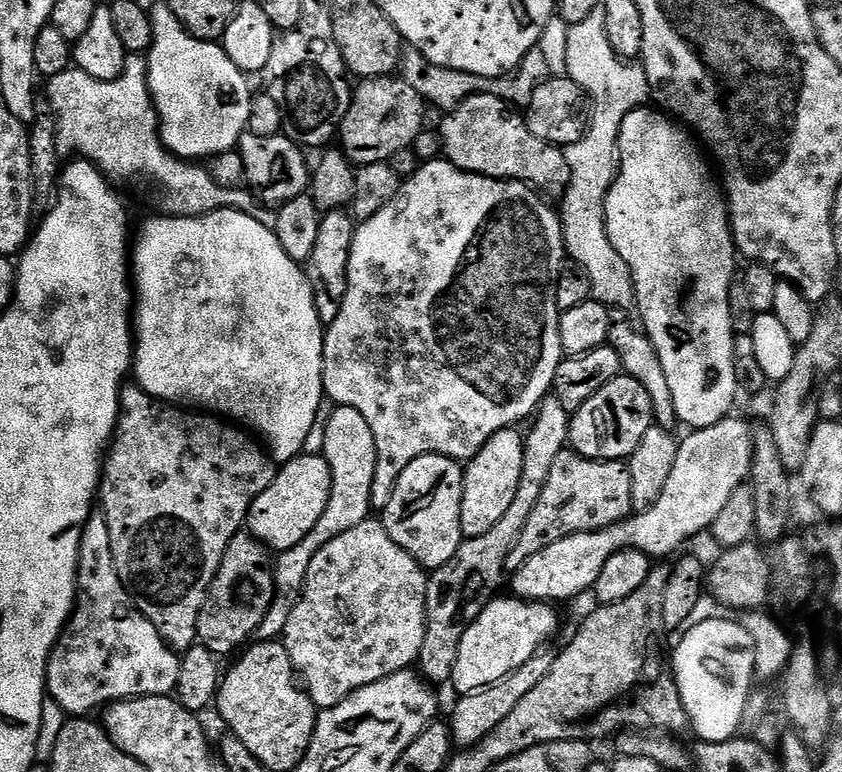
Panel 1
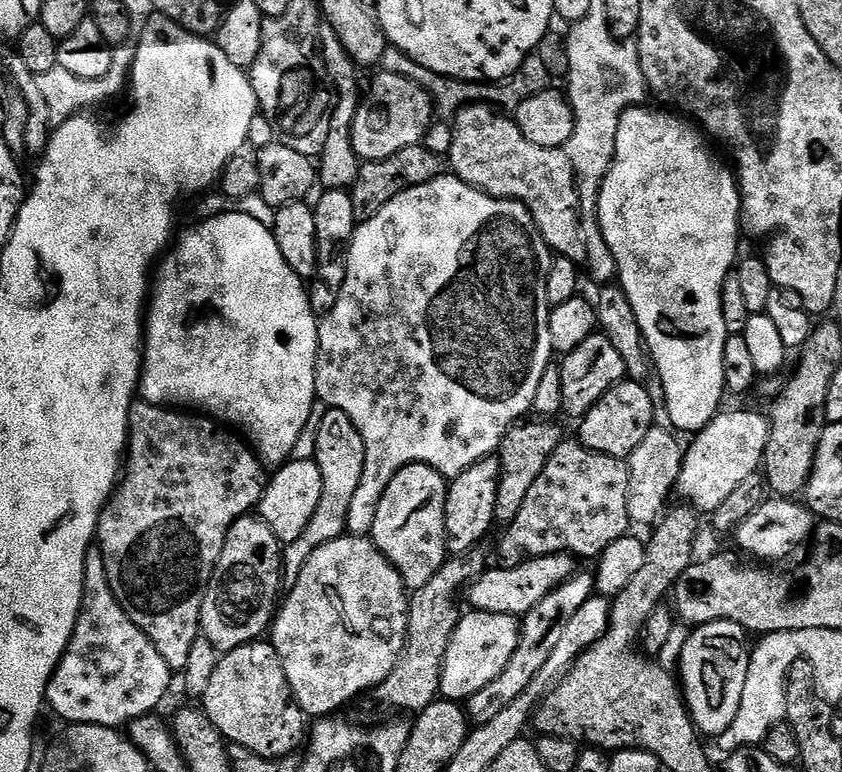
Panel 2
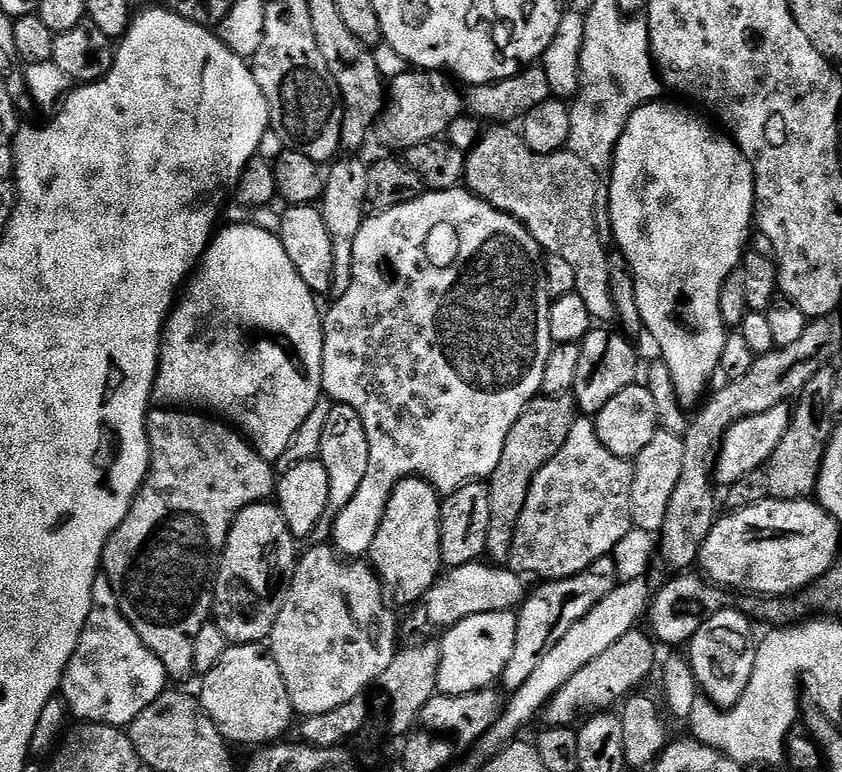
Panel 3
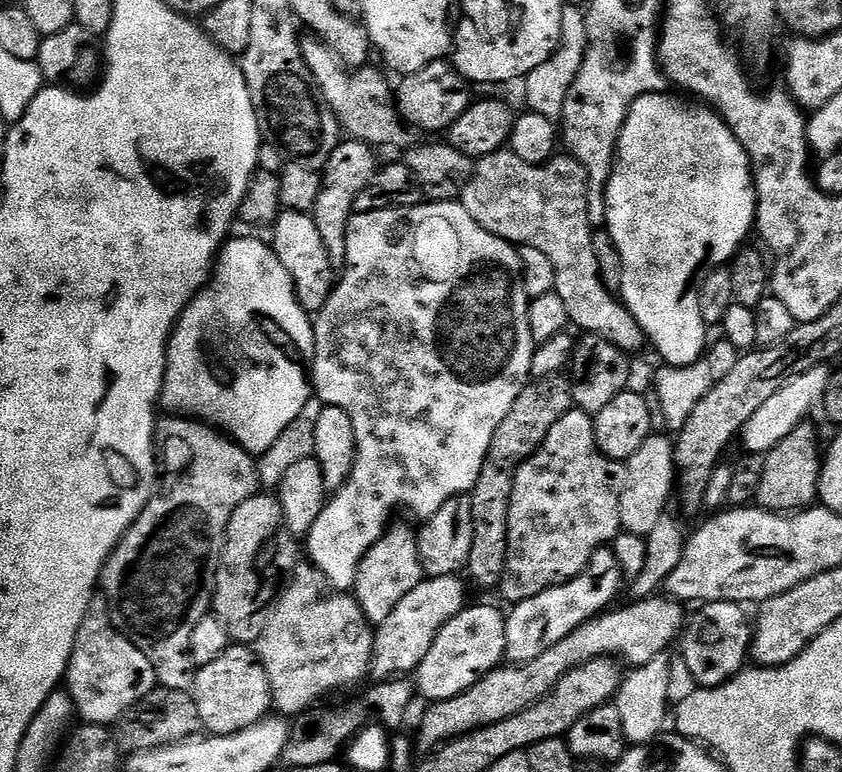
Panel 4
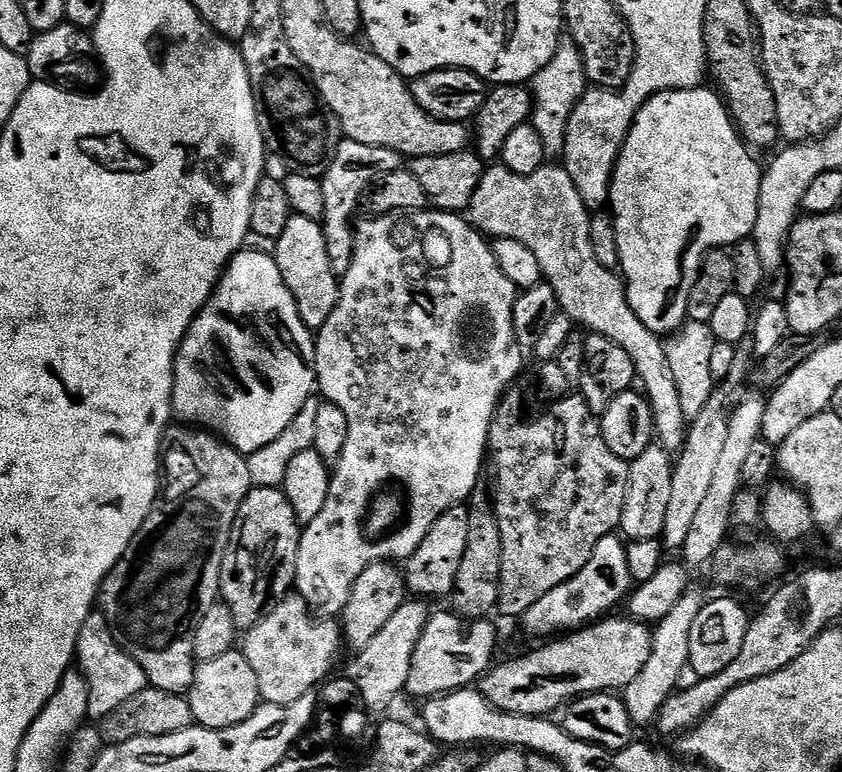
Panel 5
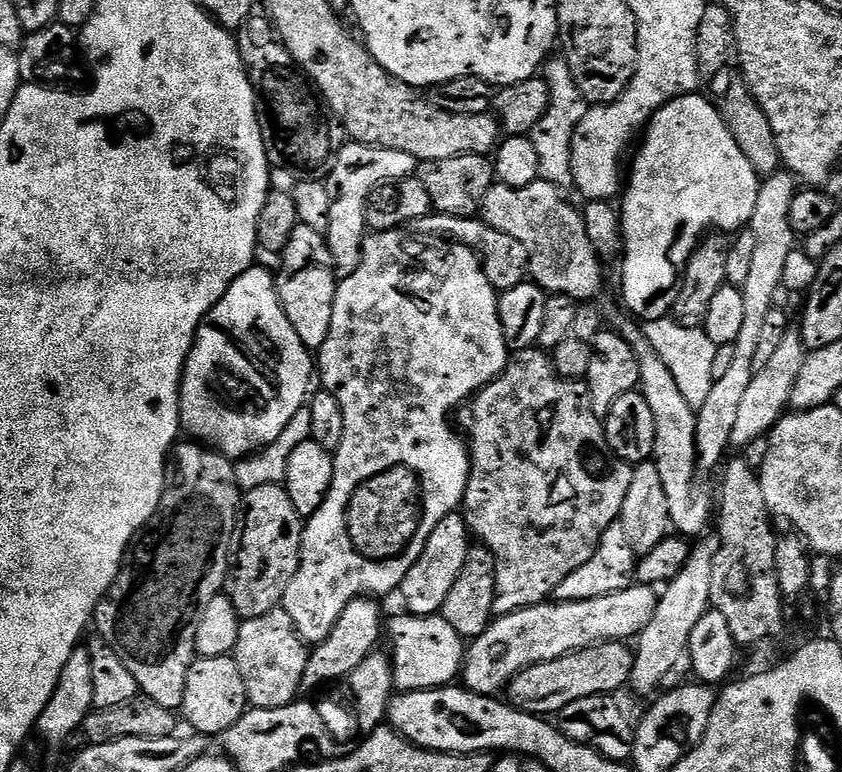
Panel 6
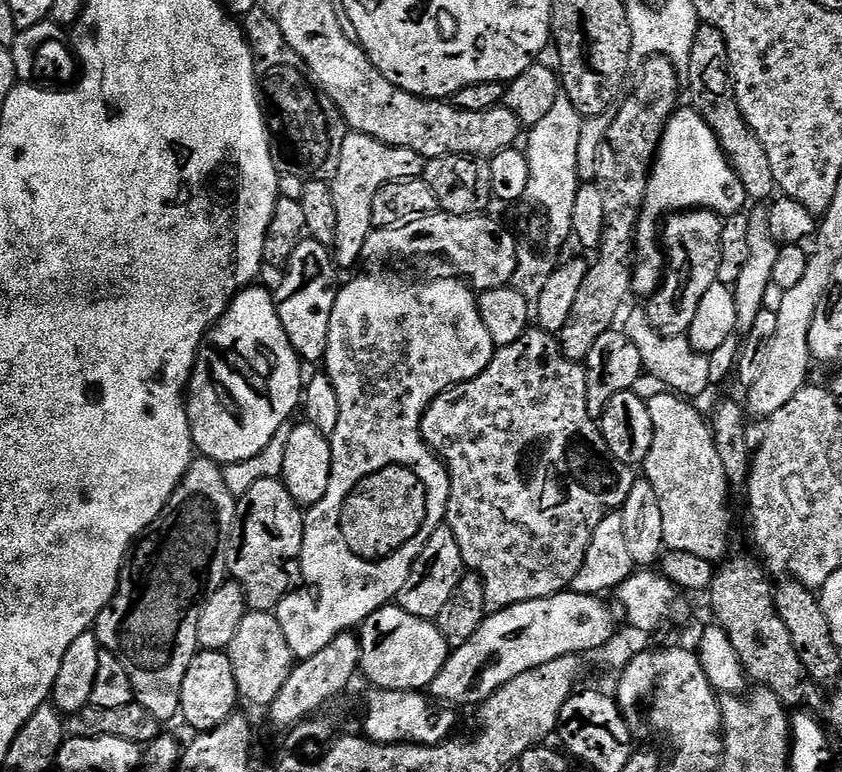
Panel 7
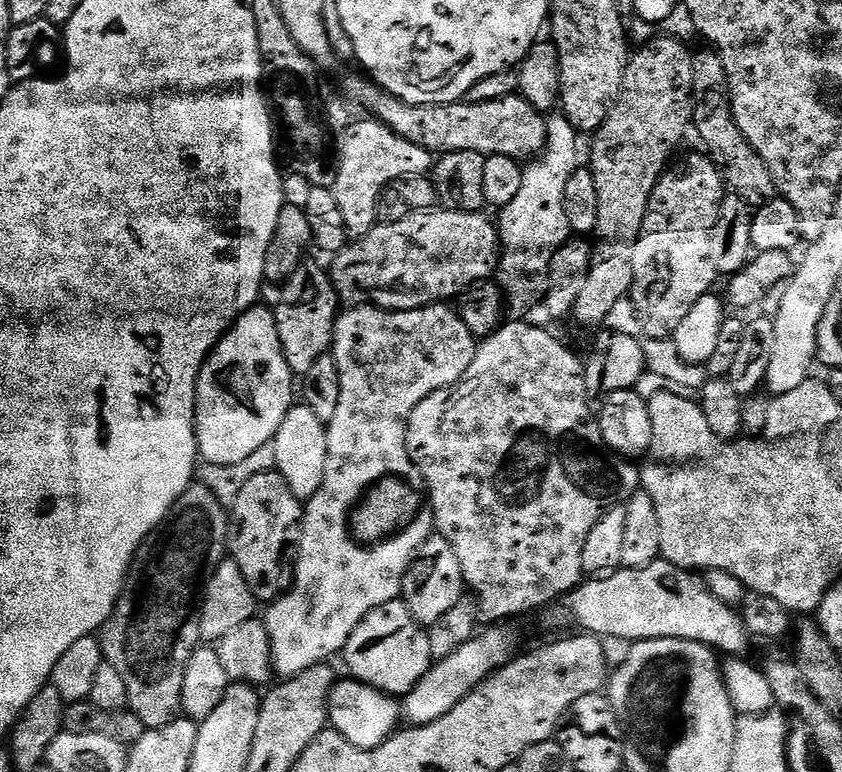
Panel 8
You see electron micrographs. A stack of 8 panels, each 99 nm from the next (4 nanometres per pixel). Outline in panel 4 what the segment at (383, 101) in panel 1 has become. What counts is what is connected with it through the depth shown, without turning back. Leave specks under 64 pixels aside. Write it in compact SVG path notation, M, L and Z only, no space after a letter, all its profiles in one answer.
M436 60L428 64L421 72L414 72L403 77L398 84L398 107L401 116L413 129L425 128L428 132L440 132L452 127L462 114L474 103L474 85L463 76L451 63Z

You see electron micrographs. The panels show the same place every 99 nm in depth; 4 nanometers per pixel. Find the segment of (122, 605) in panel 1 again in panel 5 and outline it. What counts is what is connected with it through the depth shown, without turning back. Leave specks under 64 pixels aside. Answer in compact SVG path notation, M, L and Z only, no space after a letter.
M99 610L91 612L86 622L82 622L82 630L78 634L76 643L76 660L79 671L83 672L85 678L88 679L90 690L88 714L93 721L103 720L106 714L110 714L110 710L118 710L122 702L134 698L134 694L149 687L142 666L138 666L138 662L134 662L134 658L130 658L130 654L122 650L122 646L110 630L108 619Z

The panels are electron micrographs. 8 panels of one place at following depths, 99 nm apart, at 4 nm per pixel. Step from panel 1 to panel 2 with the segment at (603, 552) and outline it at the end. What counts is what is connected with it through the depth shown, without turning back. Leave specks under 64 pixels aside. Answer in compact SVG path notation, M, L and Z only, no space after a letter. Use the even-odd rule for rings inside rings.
M721 411L709 422L701 432L691 437L692 445L687 445L680 477L676 483L676 492L681 496L681 501L687 502L695 508L697 513L711 514L722 506L722 502L732 493L736 487L750 478L750 474L760 472L764 462L764 451L768 441L769 417L760 412L727 412ZM559 552L533 556L513 568L489 567L478 579L468 585L467 607L477 612L508 614L523 618L527 612L534 610L534 606L538 606L538 602L542 602L542 598L546 598L546 594L550 594L550 590L562 586L574 575L572 564L574 564L573 557L567 552Z

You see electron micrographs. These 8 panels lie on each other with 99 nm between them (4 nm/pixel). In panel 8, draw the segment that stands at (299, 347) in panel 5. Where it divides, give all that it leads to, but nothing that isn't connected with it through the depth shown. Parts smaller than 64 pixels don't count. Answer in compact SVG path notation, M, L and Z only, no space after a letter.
M257 306L240 313L232 323L231 328L228 329L226 335L209 352L207 358L204 360L204 364L200 367L200 373L196 379L196 447L198 449L199 459L204 464L230 466L230 462L242 462L242 458L246 458L249 454L254 454L254 450L258 450L258 446L266 446L272 443L272 439L276 436L278 426L282 426L282 418L286 418L286 414L294 407L292 383L294 383L294 377L290 366L286 362L286 354L282 350L282 342L278 338L275 311L271 307L263 308L263 306Z

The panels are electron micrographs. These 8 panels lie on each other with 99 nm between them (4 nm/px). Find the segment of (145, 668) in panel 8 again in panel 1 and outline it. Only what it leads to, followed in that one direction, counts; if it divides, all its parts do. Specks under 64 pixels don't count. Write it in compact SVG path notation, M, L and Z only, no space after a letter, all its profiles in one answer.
M135 382L121 387L116 431L100 469L98 508L110 530L114 570L118 570L126 594L173 652L186 653L197 643L200 611L226 546L245 527L254 498L274 482L277 471L272 457L247 431L215 415L197 414L158 400Z

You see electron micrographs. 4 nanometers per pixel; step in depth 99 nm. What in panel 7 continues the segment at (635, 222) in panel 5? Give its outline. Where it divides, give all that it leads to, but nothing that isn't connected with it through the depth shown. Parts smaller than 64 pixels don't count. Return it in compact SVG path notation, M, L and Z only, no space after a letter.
M681 107L668 120L666 130L656 151L656 161L648 175L648 189L644 199L644 211L636 228L634 263L632 265L632 292L640 296L652 296L664 280L664 256L660 253L662 228L656 223L666 214L679 214L685 210L718 212L728 218L731 212L749 203L742 178L726 158L714 130L691 107Z

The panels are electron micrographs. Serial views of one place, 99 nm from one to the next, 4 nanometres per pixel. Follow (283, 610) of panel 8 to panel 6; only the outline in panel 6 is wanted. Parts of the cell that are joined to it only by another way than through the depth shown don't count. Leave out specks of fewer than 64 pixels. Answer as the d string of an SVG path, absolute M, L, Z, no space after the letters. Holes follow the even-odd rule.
M393 230L390 232L372 232L364 237L364 257L362 262L354 270L354 274L343 277L336 285L336 297L334 298L334 318L330 318L330 334L326 334L326 342L318 350L318 380L329 392L335 392L338 402L342 406L342 422L346 422L344 437L340 448L348 448L348 460L344 456L337 455L334 459L334 478L328 491L326 502L310 517L307 517L304 525L304 537L300 547L300 571L290 582L290 586L284 595L283 607L290 614L292 626L296 633L309 645L321 644L338 622L342 610L352 600L359 596L369 598L384 598L387 592L395 593L400 583L410 574L410 566L418 562L418 554L426 546L426 538L434 531L434 526L446 518L446 514L457 511L464 499L464 491L468 485L468 469L470 467L470 448L462 439L461 433L448 421L448 415L455 413L465 402L472 399L480 389L484 388L504 373L510 359L510 349L506 338L502 334L502 322L500 321L500 297L498 290L493 286L490 278L484 272L484 265L480 263L480 257L470 251L464 244L442 236L431 234L415 234L411 236L408 230ZM396 460L408 460L412 468L420 468L420 476L424 476L424 488L428 488L428 516L424 516L424 528L420 528L420 536L416 536L416 544L408 548L408 556L404 560L396 560L396 564L364 564L352 548L348 548L348 536L344 536L344 500L348 500L348 492L352 492L352 484L360 480L360 476L368 476L368 472L376 472L376 468L384 468L384 464L396 464Z

